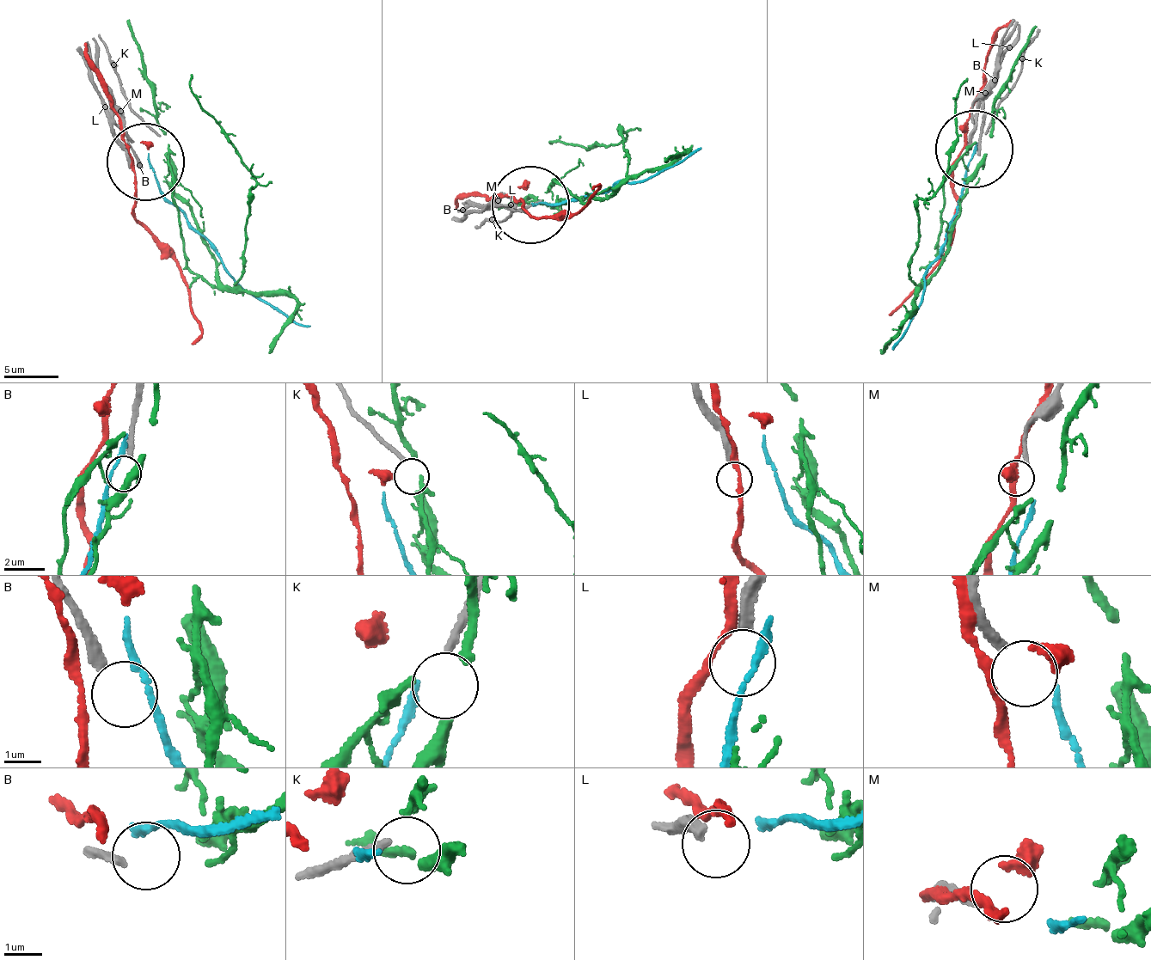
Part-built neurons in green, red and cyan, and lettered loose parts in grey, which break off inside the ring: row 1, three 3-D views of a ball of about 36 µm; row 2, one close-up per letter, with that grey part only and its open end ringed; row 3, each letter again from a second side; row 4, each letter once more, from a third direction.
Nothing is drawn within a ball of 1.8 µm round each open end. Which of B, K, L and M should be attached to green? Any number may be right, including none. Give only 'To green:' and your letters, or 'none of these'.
To green: none of these

